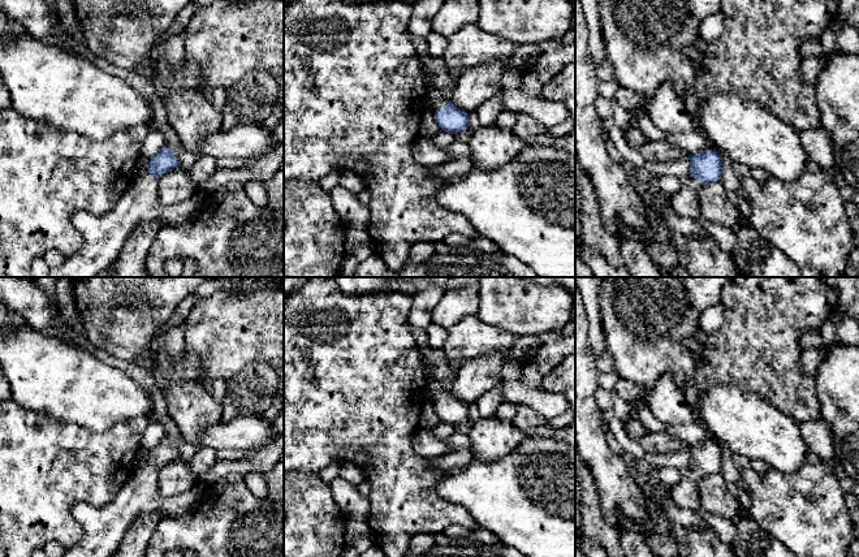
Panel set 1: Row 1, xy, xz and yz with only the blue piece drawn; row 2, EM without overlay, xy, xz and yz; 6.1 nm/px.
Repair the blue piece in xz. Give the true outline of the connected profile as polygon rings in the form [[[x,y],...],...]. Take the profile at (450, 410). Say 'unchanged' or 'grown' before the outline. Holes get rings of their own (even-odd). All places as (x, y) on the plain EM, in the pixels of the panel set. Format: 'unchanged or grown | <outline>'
grown | [[[431,377],[424,389],[426,401],[435,405],[439,418],[456,426],[461,422],[469,422],[470,406],[456,398],[452,392],[452,380],[437,380]]]

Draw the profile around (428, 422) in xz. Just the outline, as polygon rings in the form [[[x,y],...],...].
[[[426,401],[420,413],[419,428],[433,429],[443,420],[439,418],[435,405]]]

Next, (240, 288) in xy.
[[[241,277],[226,290],[241,297],[247,297],[251,294],[249,286],[243,282]]]

